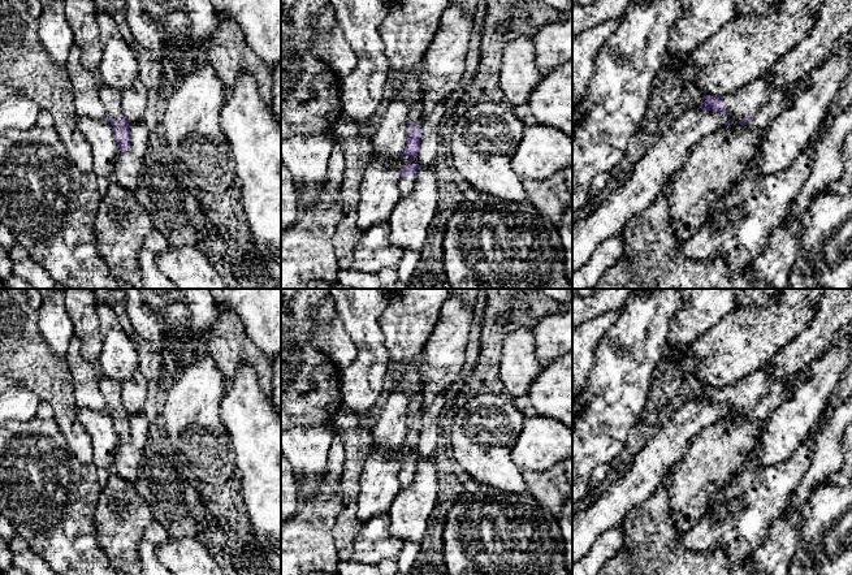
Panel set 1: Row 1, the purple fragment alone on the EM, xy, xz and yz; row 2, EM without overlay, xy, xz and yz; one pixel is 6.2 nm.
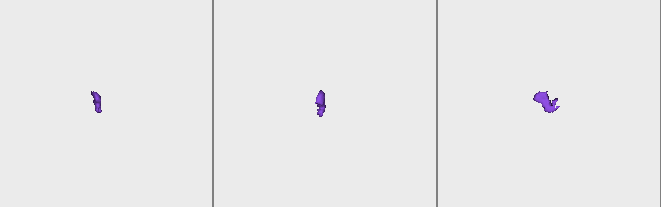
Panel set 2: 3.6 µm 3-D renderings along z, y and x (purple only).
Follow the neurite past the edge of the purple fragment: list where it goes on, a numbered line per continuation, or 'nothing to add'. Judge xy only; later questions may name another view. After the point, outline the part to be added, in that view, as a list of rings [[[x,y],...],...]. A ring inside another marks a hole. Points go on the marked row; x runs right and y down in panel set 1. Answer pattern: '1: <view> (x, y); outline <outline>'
1: xy (112, 100); outline [[[104,85],[99,87],[99,98],[107,111],[108,120],[117,120],[122,113],[122,94]]]

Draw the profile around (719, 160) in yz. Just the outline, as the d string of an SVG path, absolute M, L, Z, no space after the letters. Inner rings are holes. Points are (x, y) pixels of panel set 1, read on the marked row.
M731 124L704 137L663 185L661 195L669 203L672 228L678 237L689 239L709 220L712 203L728 193L748 172L760 150L765 130Z

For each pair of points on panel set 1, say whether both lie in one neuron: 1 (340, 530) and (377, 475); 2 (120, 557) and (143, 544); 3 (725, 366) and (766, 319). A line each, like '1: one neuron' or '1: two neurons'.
1: two neurons
2: two neurons
3: one neuron

